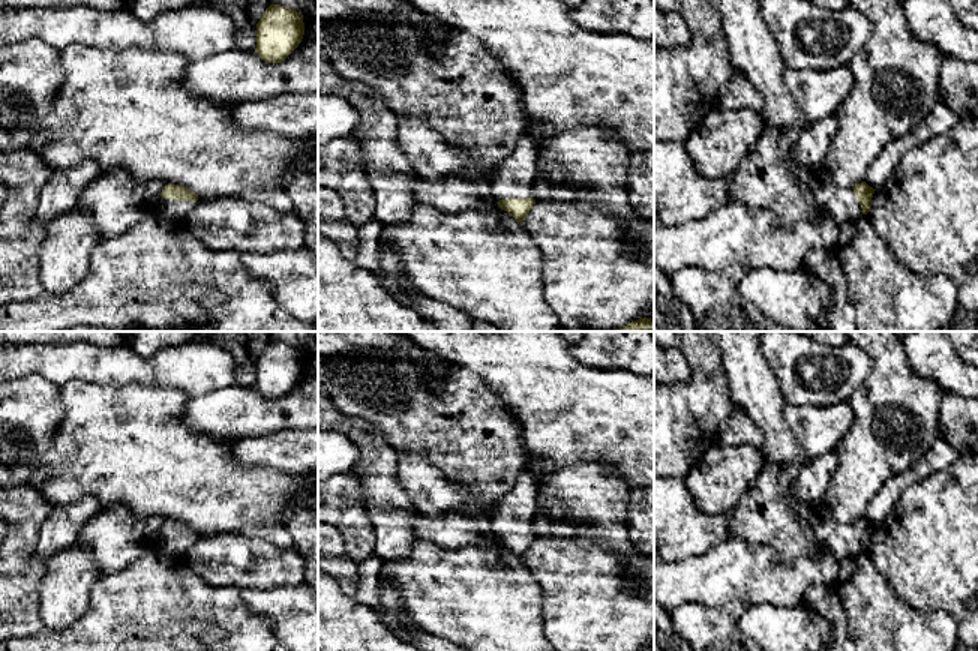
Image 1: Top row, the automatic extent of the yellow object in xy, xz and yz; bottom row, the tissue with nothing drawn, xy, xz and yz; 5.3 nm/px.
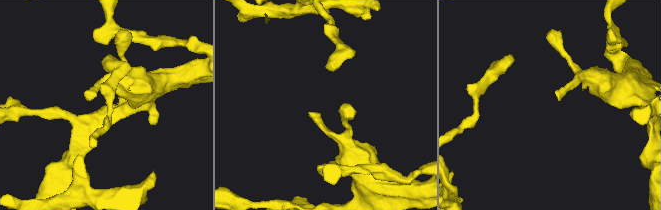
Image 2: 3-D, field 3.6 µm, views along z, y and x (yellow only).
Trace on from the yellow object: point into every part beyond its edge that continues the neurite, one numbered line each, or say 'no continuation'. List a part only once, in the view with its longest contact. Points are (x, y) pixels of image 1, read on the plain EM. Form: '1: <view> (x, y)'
1: xy (171, 545)

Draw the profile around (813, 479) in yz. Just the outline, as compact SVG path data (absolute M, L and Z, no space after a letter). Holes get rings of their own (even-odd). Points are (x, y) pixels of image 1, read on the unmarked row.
M830 450L816 459L804 460L796 478L792 482L790 495L798 501L819 507L837 465L838 456L834 450Z

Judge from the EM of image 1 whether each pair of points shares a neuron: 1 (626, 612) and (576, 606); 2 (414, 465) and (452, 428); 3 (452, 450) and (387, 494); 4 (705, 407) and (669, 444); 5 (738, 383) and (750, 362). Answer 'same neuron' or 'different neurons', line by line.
1: same neuron
2: different neurons
3: different neurons
4: same neuron
5: same neuron

